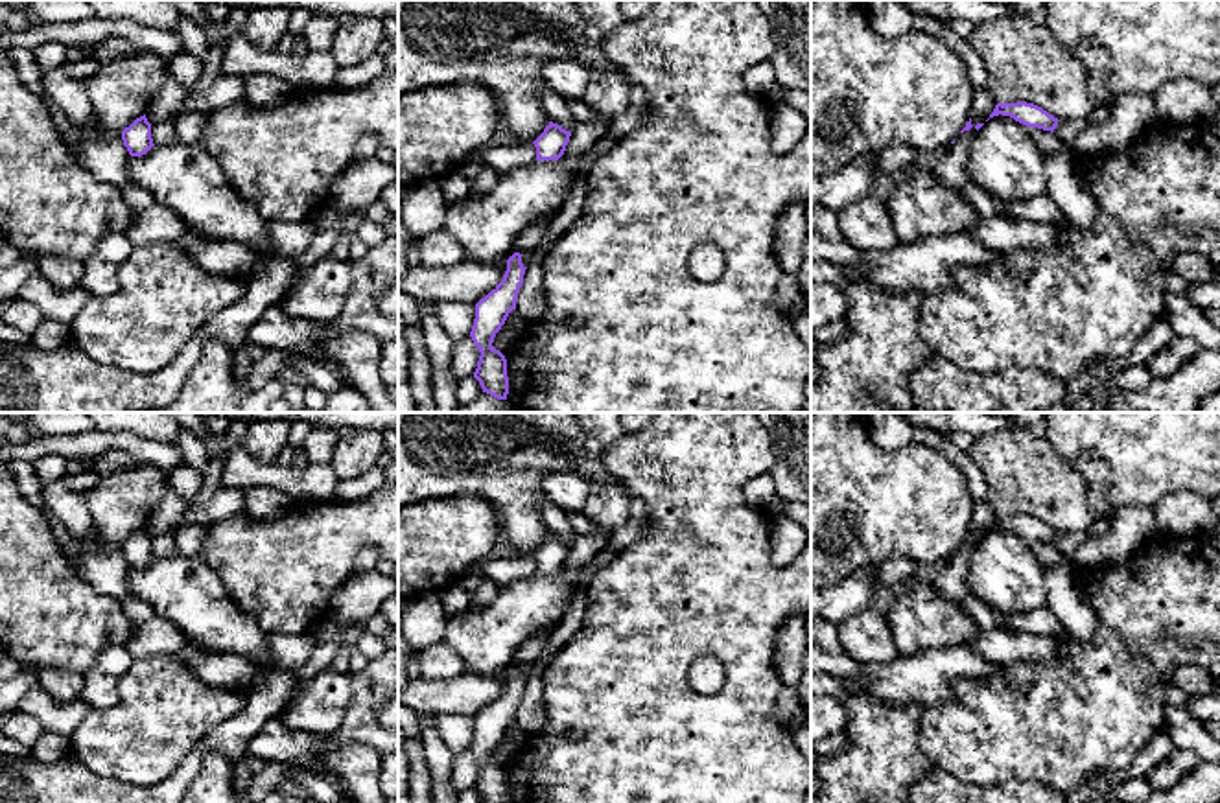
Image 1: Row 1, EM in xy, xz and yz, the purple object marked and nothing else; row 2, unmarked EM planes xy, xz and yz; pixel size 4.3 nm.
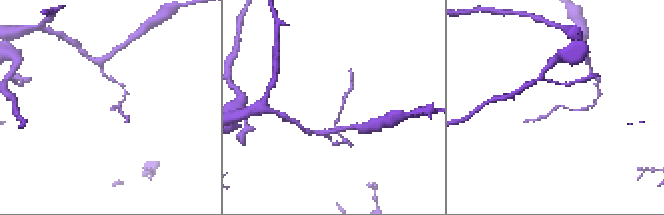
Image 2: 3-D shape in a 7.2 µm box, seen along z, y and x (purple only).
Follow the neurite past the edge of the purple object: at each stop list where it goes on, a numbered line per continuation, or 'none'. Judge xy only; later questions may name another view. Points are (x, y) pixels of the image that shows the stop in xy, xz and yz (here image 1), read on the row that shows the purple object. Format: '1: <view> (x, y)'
none

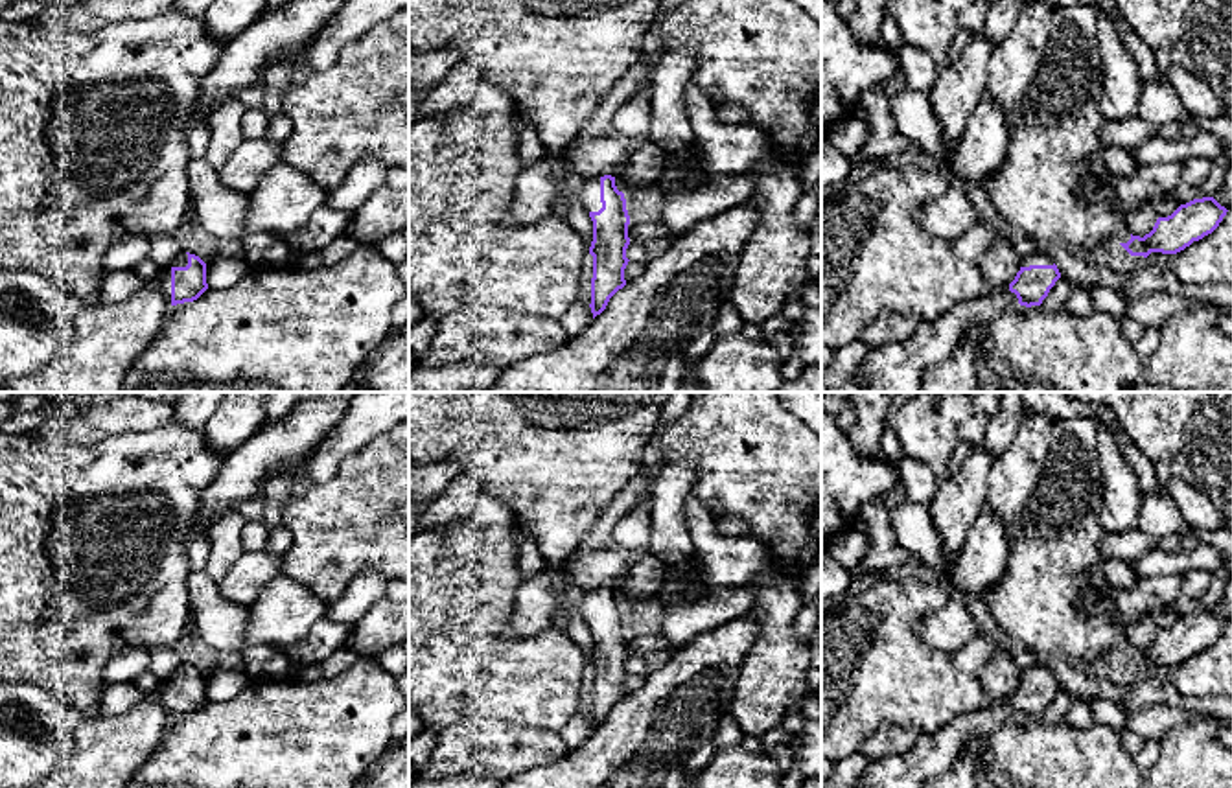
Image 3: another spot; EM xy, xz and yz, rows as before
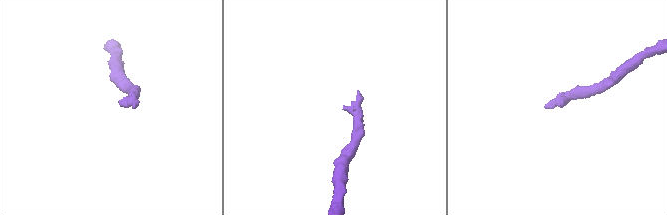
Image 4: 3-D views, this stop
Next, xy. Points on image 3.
1: xy (162, 280)

